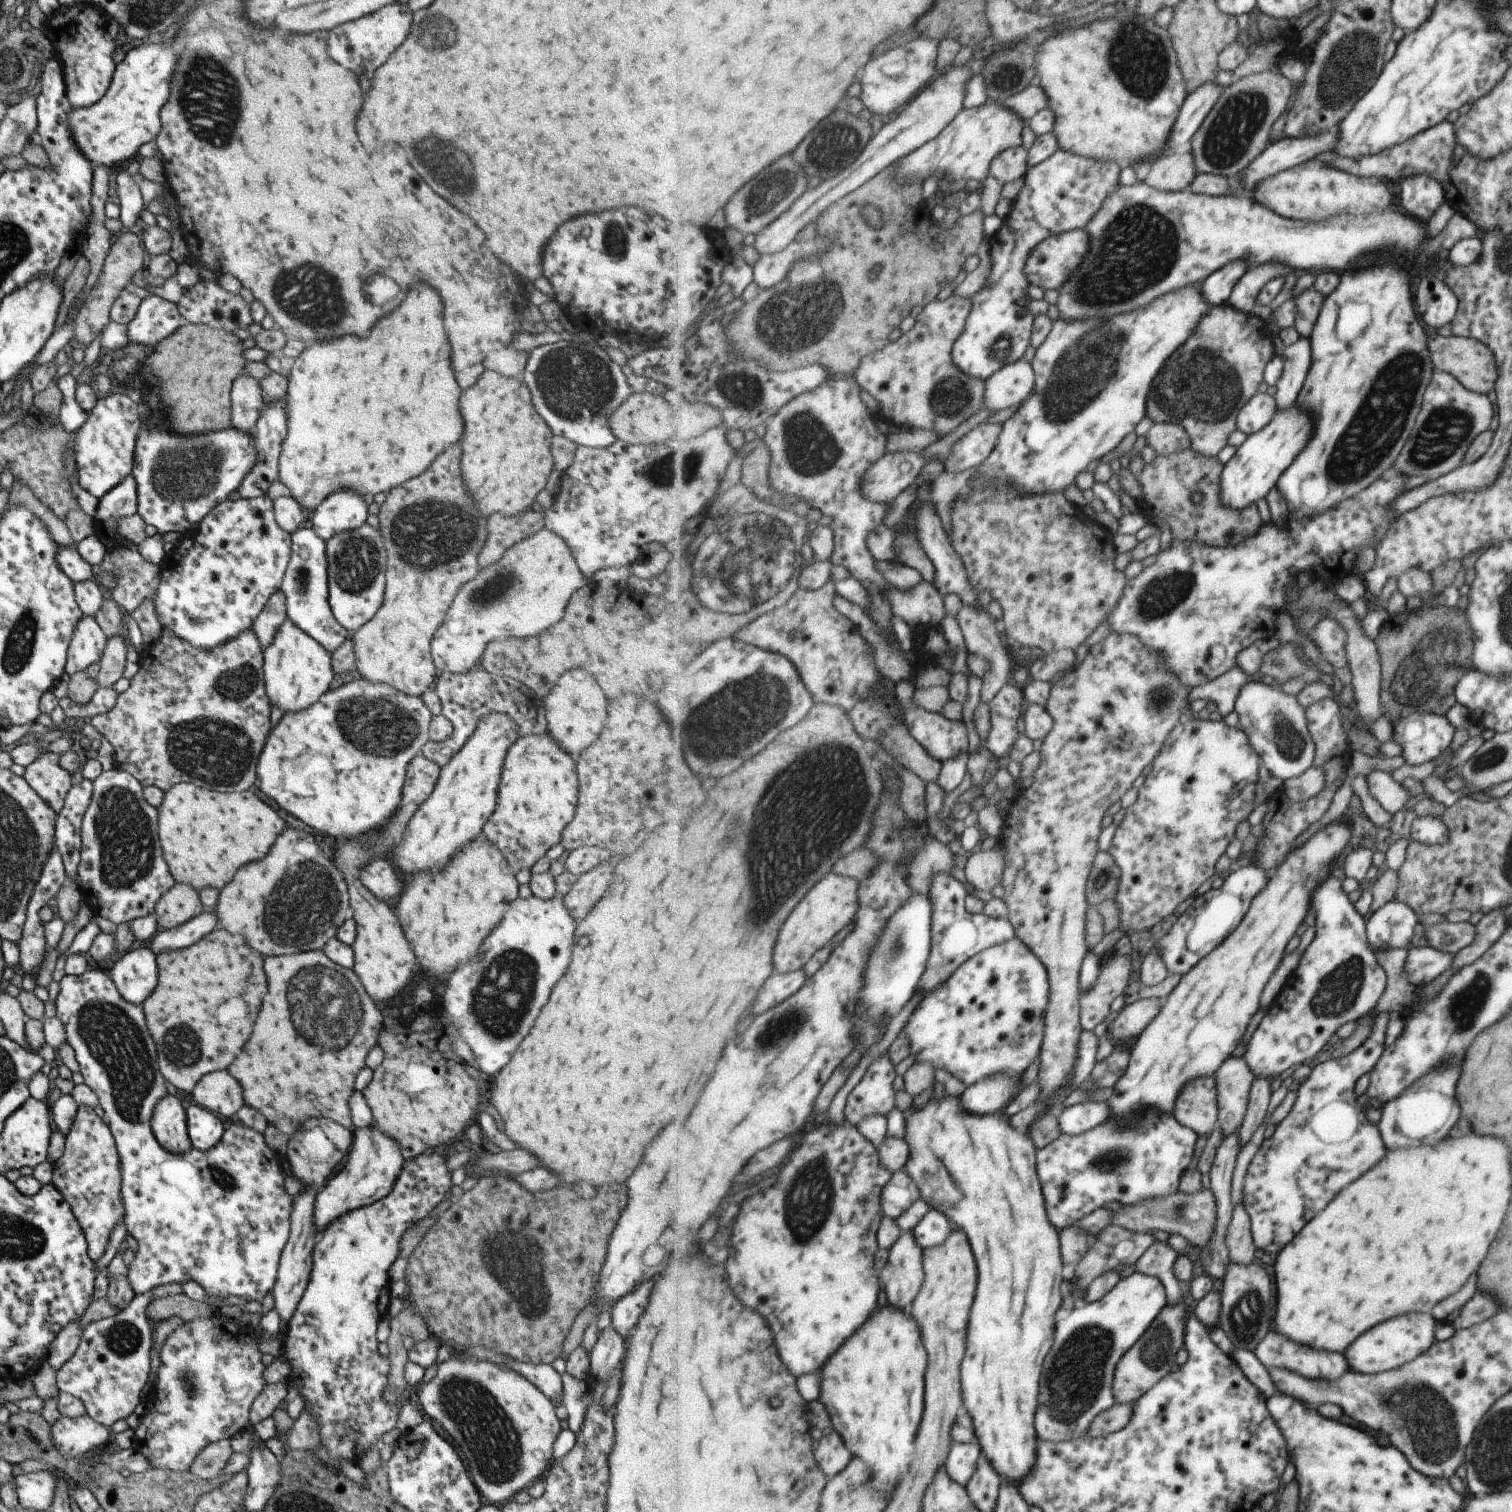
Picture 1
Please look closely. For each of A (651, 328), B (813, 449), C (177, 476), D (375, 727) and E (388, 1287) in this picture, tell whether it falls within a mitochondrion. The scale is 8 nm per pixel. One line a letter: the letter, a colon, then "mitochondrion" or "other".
A: other
B: mitochondrion
C: mitochondrion
D: mitochondrion
E: other

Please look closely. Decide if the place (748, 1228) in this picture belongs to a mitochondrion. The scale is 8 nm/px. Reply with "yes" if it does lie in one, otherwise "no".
no

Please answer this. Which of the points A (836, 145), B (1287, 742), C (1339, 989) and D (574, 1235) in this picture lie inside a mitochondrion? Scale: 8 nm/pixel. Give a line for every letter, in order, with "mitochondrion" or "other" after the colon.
A: mitochondrion
B: mitochondrion
C: mitochondrion
D: other

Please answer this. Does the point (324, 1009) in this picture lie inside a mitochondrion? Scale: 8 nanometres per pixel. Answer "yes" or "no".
yes

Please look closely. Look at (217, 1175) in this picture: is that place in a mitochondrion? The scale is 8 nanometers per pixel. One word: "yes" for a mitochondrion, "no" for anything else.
yes

